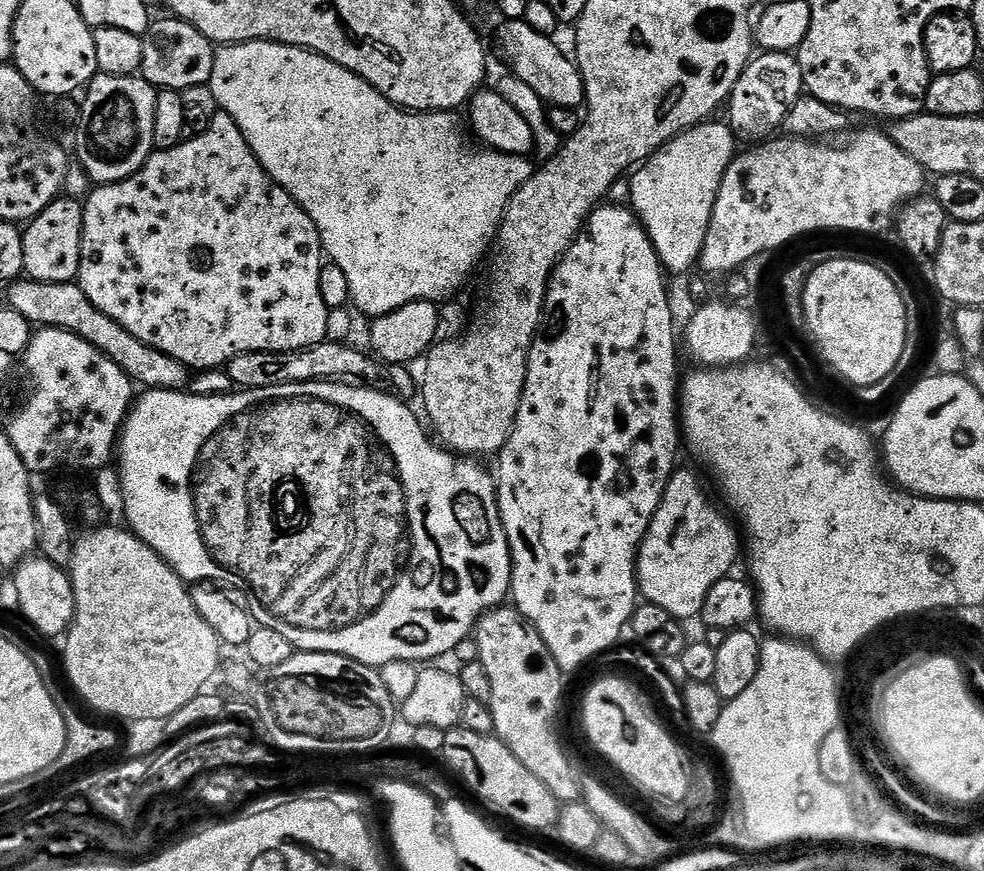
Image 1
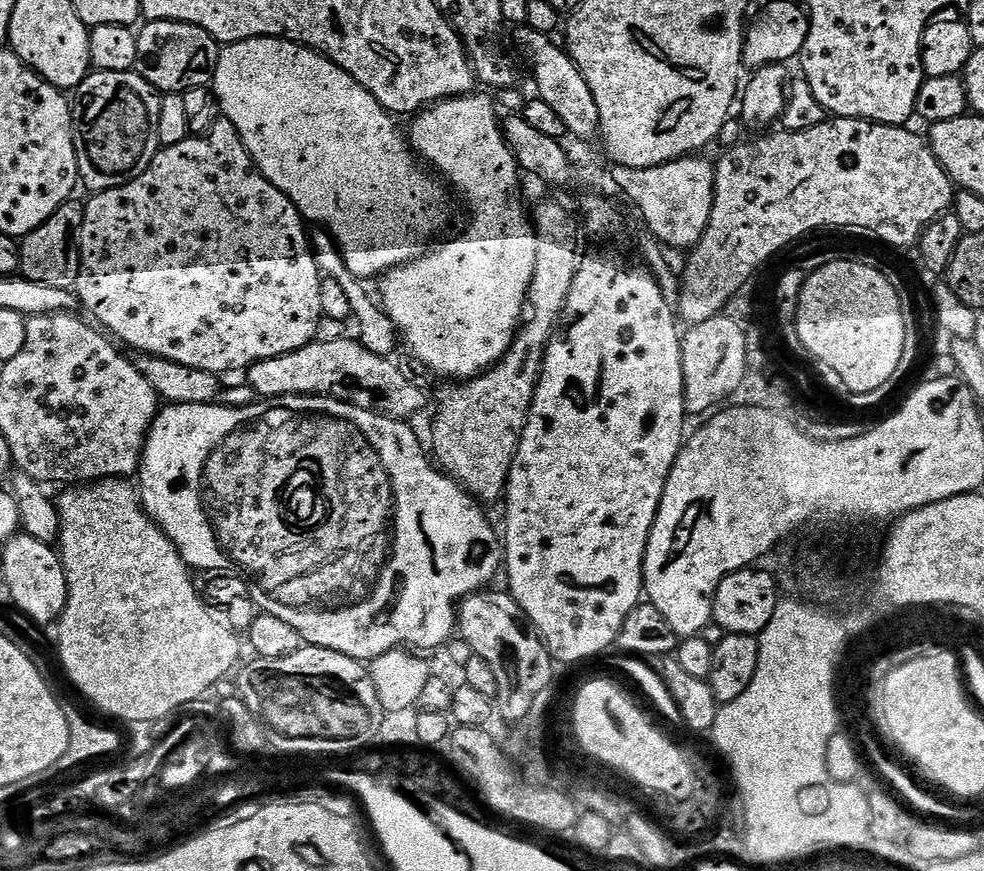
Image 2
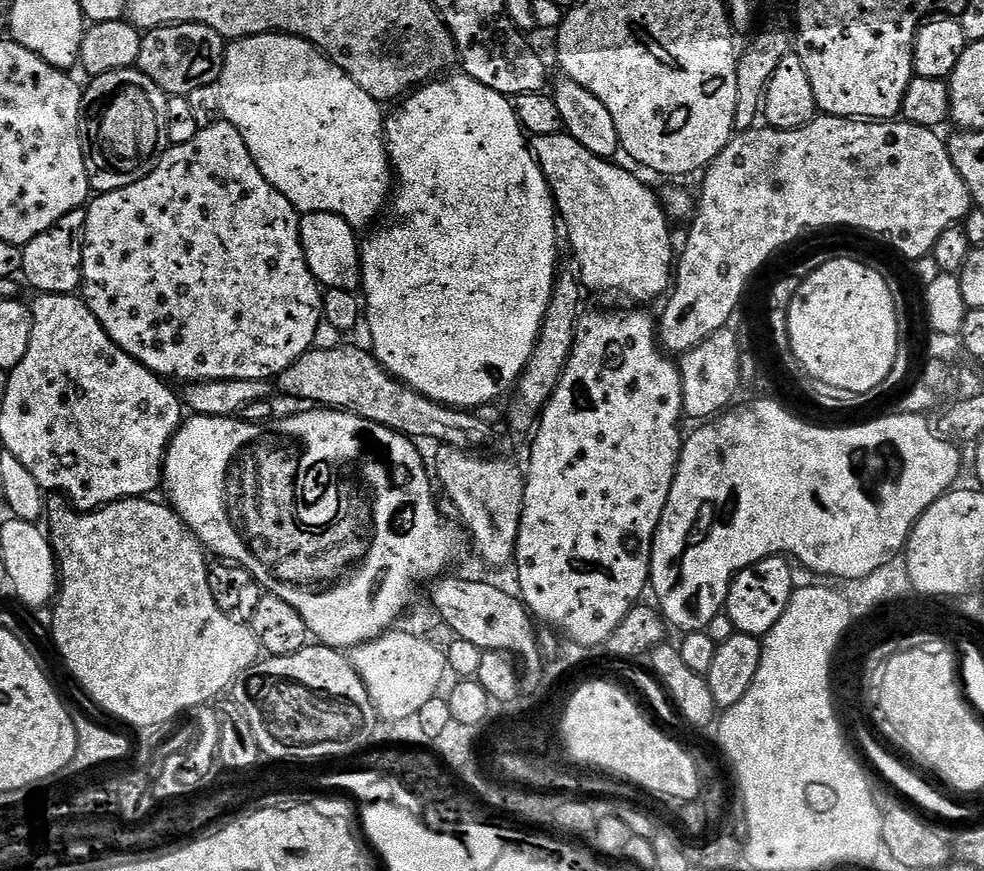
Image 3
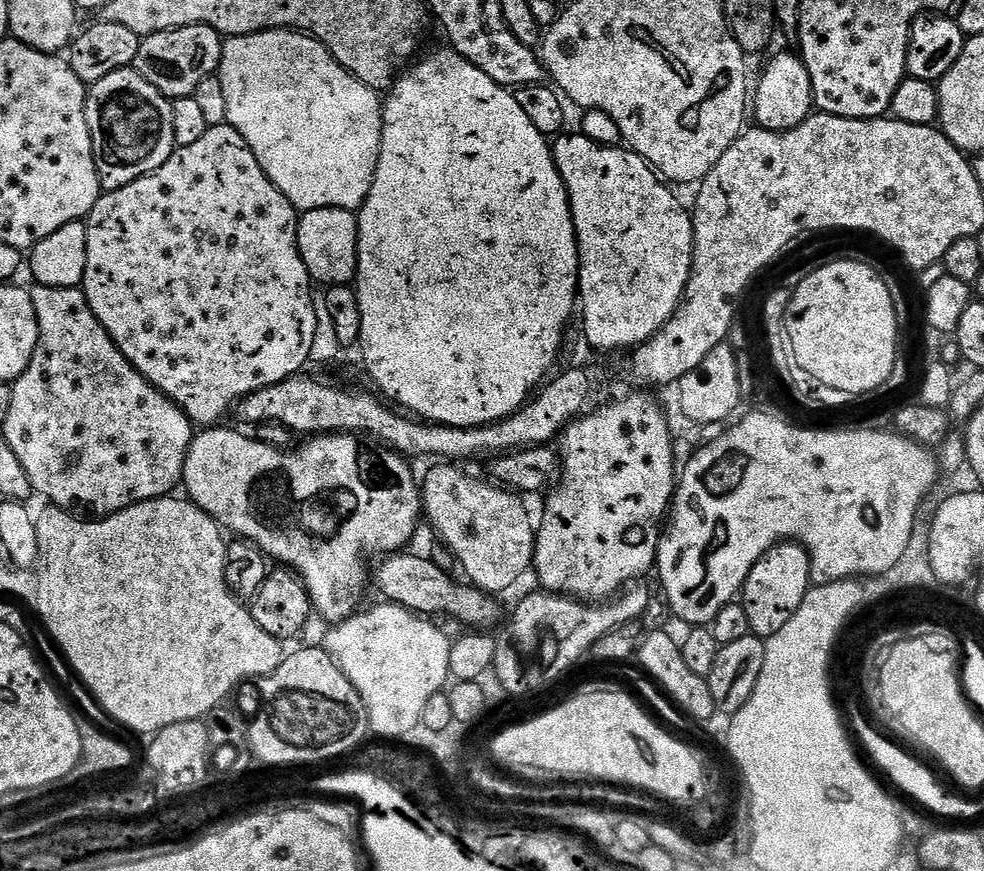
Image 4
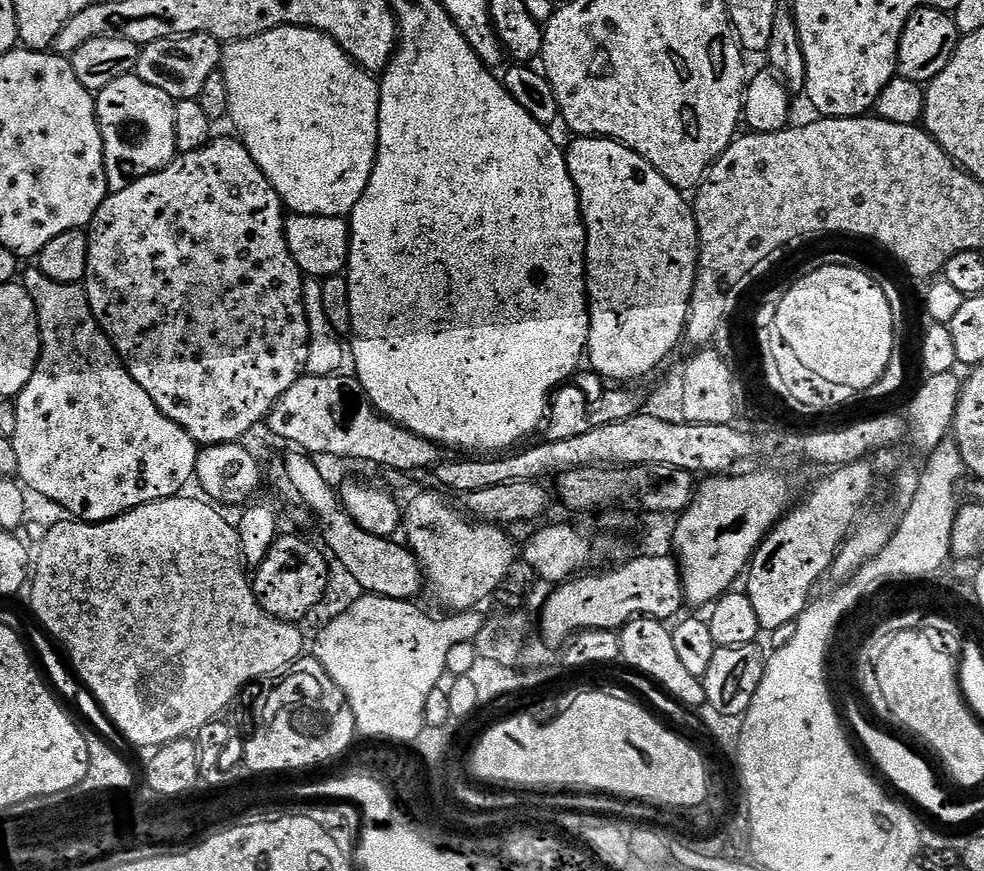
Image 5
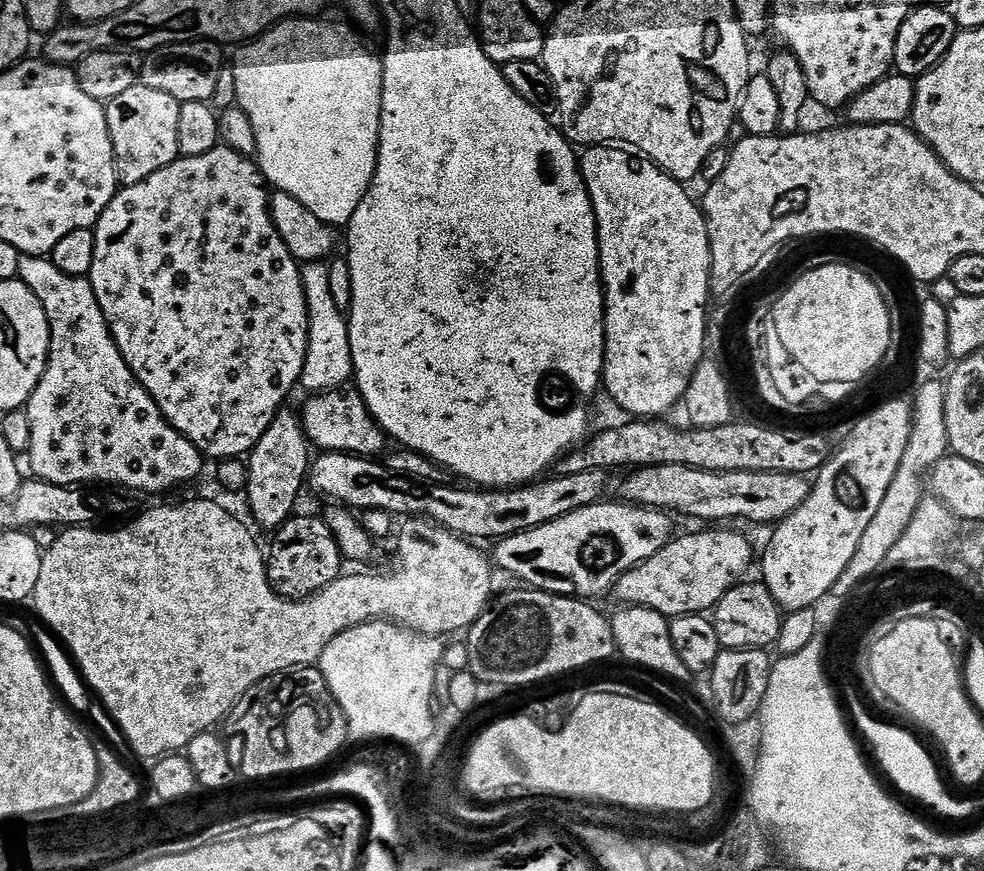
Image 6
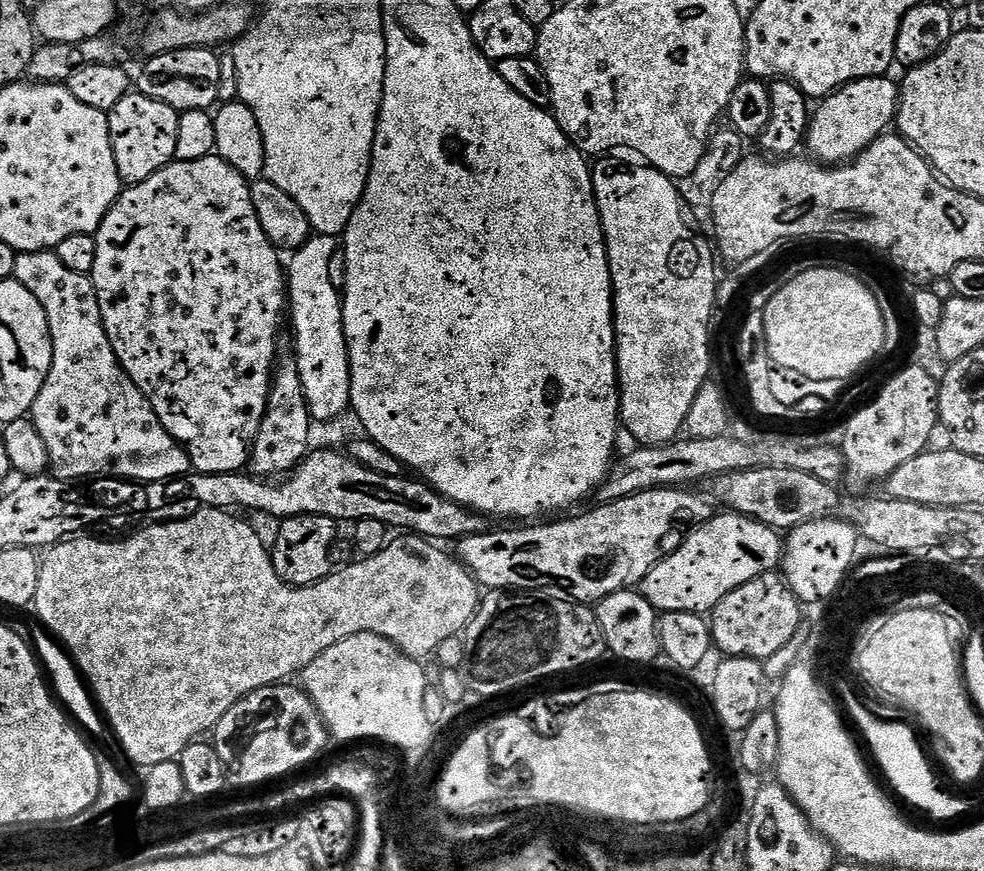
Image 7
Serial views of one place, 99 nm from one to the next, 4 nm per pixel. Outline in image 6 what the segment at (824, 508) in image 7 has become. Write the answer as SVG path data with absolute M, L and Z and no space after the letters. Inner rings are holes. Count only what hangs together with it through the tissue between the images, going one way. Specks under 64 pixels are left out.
M650 465L637 467L625 476L628 477L620 484L621 501L659 508L669 514L681 512L696 520L712 520L708 522L749 520L752 524L772 526L798 510L810 491L809 481L798 473L711 472L688 465Z

